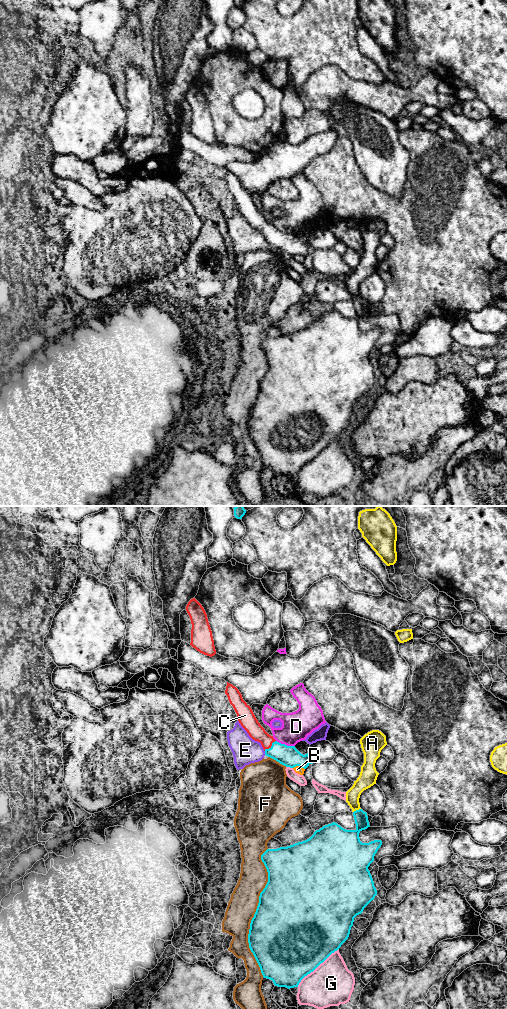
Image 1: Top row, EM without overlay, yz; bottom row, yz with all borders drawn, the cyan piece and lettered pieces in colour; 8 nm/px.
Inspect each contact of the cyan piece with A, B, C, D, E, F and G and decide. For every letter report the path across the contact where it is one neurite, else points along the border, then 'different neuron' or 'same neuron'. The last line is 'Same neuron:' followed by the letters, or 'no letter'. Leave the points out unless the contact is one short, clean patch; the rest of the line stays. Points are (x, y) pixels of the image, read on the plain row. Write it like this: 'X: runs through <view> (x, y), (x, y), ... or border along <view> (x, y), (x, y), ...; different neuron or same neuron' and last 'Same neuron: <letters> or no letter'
A: different neuron
B: border along yz (293, 255), (300, 254), (304, 257); different neuron
C: runs through yz (289, 244), (276, 239), (271, 234), (250, 211); same neuron
D: different neuron
E: different neuron
F: different neuron
G: different neuron
Same neuron: C

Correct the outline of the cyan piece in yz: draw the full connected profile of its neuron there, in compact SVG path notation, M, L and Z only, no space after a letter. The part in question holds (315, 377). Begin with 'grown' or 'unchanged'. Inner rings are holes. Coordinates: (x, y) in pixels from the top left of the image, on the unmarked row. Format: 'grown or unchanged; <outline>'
unchanged; M362 297L354 299L353 304L356 312L355 318L346 318L337 311L333 310L323 314L319 318L316 318L314 322L305 329L298 330L287 335L267 337L261 343L261 348L268 360L268 370L263 379L260 381L259 391L250 411L248 431L250 438L260 455L263 465L272 468L275 474L286 475L288 477L298 475L299 471L305 464L313 460L348 427L351 415L353 414L354 406L361 402L364 396L372 388L374 388L375 384L377 383L377 378L374 374L374 370L368 355L374 349L374 344L381 335L382 329L374 328L369 331L362 331L359 326L359 321L362 318L370 315L368 304Z

